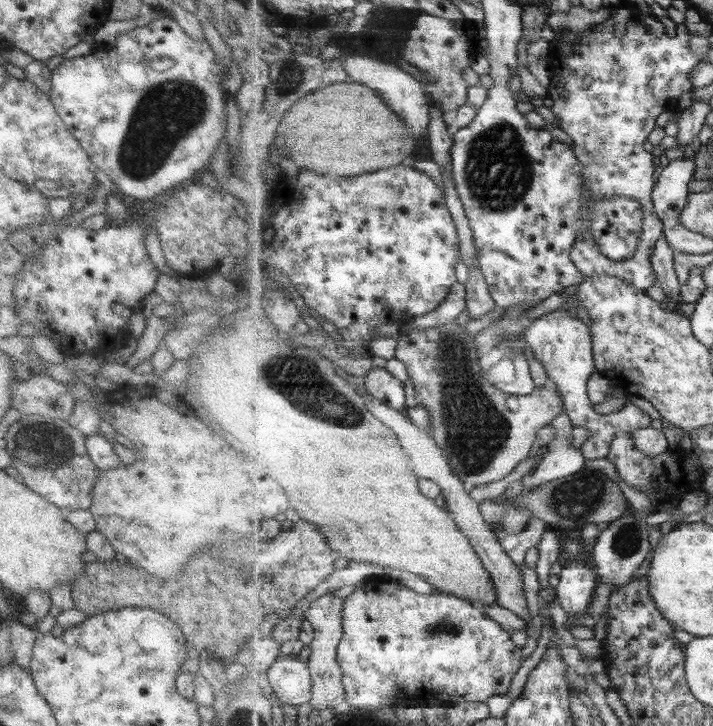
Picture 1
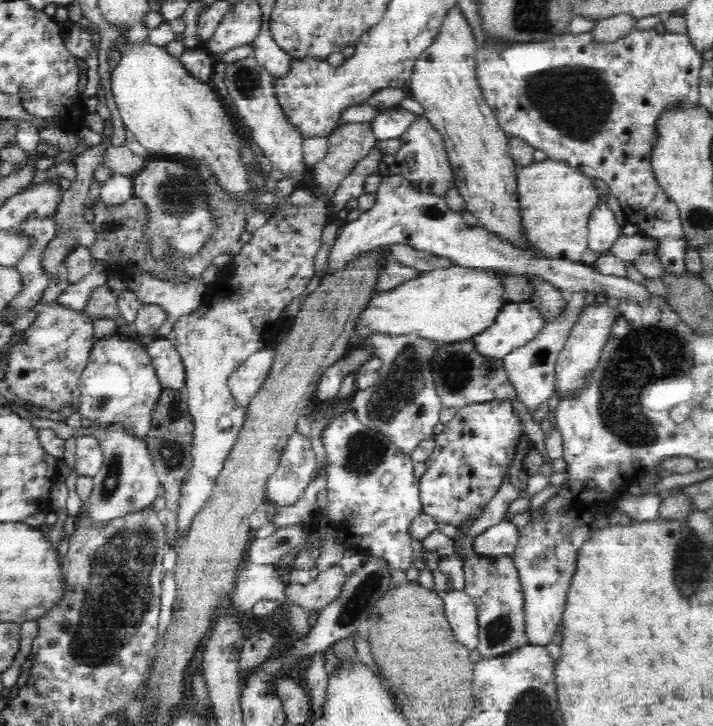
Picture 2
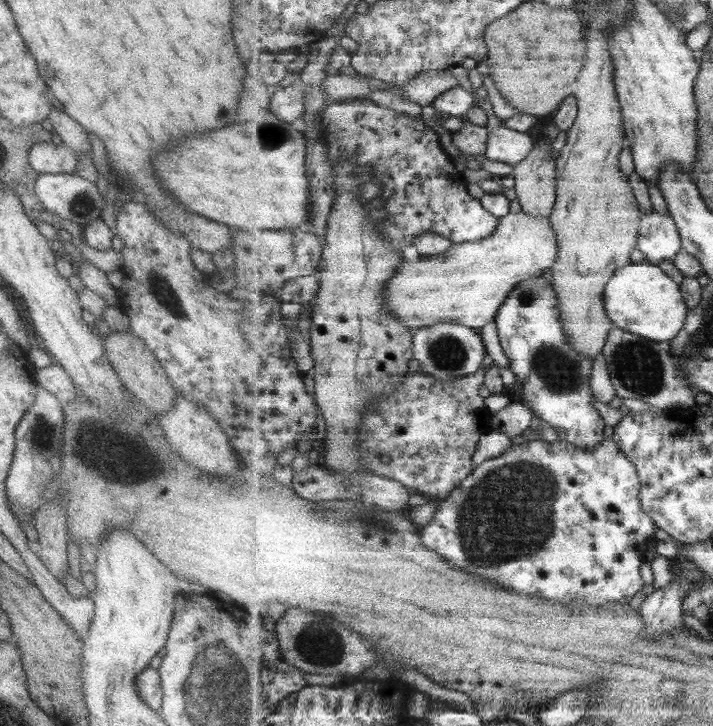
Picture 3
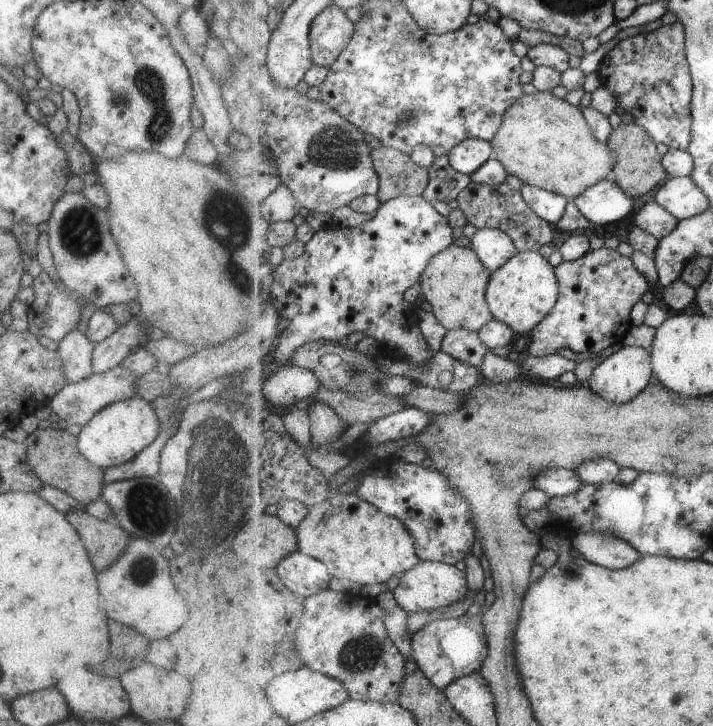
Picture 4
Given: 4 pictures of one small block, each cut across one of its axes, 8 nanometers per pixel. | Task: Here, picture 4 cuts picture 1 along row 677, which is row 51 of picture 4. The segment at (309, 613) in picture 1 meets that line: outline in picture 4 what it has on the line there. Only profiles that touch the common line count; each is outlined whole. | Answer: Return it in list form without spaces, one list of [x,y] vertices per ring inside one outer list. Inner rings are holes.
[[[331,5],[325,10],[322,10],[319,13],[319,16],[313,21],[310,30],[311,50],[314,64],[330,68],[354,39],[355,29],[355,23],[347,18],[345,8]]]

